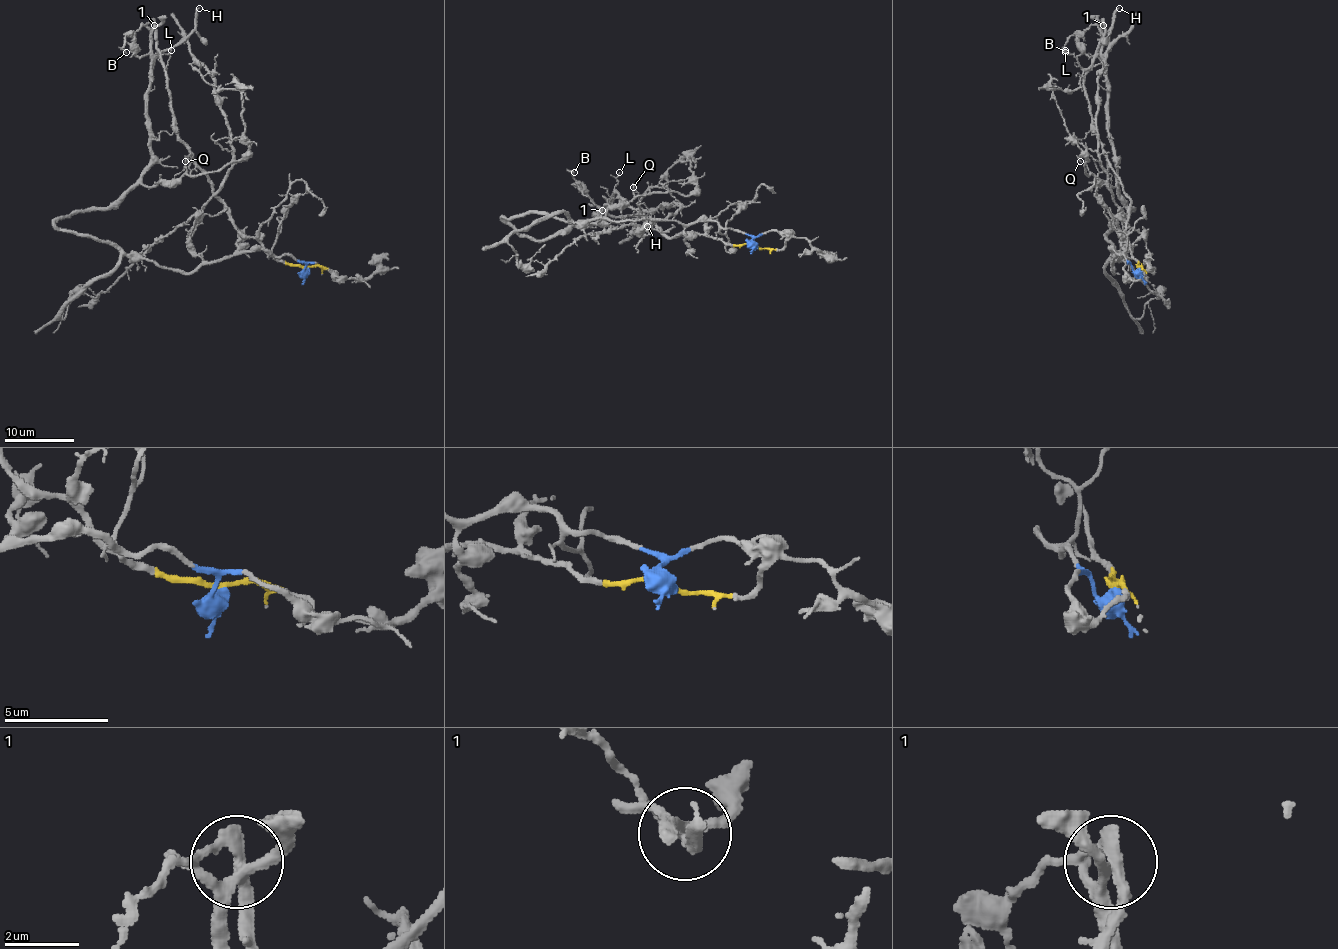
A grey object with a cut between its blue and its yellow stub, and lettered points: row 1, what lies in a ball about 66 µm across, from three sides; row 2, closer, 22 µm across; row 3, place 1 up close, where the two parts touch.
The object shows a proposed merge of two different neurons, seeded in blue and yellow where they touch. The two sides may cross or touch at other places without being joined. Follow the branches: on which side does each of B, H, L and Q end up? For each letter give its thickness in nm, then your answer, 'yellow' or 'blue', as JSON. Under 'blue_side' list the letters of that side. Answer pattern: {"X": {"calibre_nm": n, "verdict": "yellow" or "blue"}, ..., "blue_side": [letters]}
{"B": {"calibre_nm": 120, "verdict": "yellow"}, "H": {"calibre_nm": 220, "verdict": "blue"}, "L": {"calibre_nm": 80, "verdict": "yellow"}, "Q": {"calibre_nm": 130, "verdict": "yellow"}, "blue_side": ["H"]}

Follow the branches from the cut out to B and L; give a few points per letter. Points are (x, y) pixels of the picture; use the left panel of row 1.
B: (306, 267), (279, 262), (246, 238), (213, 191), (178, 135), (155, 26), (129, 31), (126, 52)
L: (306, 267), (279, 262), (254, 238), (244, 236), (178, 135), (166, 85), (171, 51)

